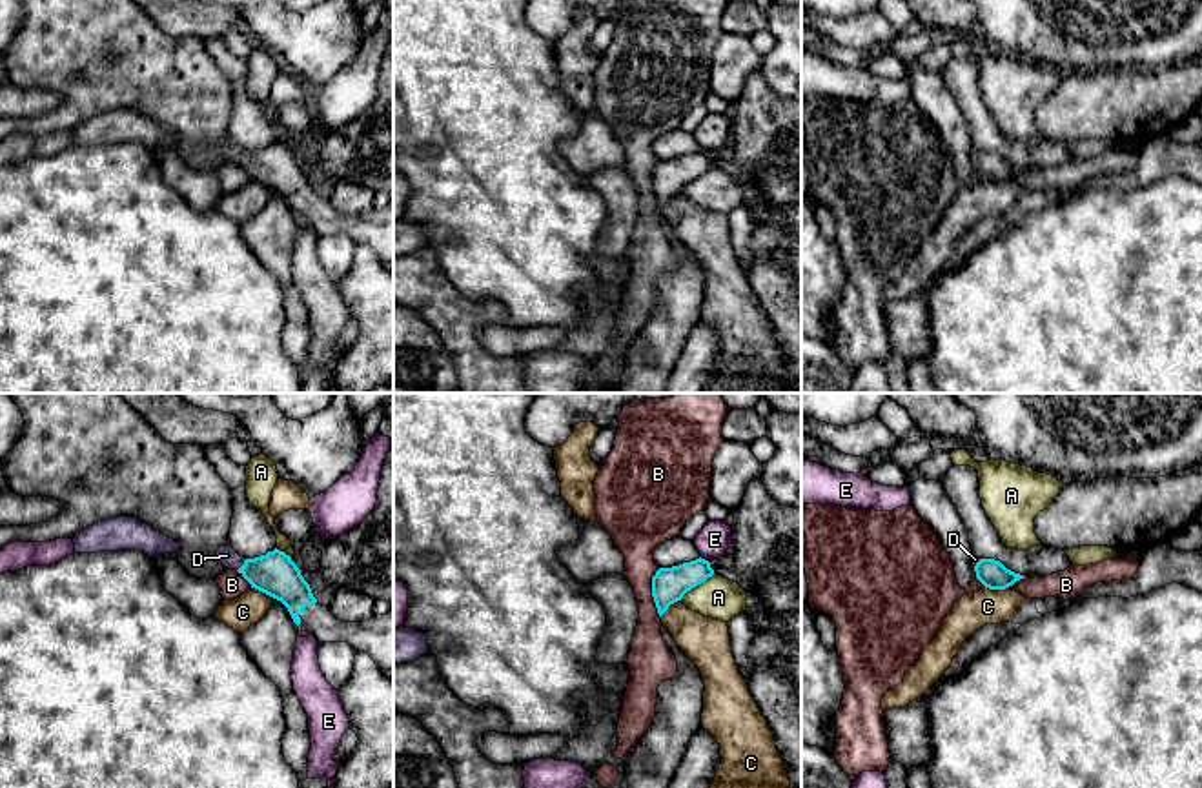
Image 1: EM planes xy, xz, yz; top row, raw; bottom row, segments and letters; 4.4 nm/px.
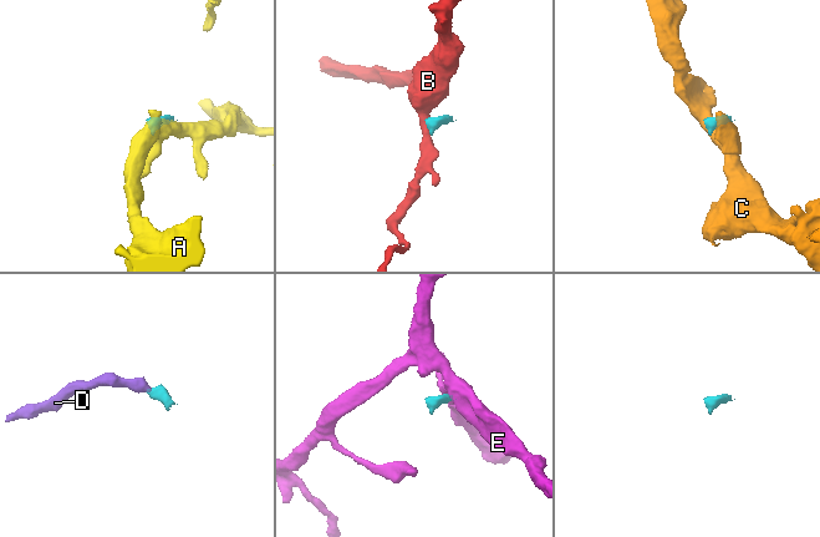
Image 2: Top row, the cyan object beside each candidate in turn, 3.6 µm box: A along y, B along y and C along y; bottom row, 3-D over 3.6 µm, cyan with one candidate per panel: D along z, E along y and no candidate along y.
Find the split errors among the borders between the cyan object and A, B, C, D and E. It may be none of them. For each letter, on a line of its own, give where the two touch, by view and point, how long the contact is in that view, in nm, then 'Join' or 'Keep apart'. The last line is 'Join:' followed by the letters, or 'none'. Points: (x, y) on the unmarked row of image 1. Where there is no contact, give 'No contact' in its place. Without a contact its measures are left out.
A: Touches cyan at xz (698, 175). Shared border 190 nm. Keep apart
B: Touches cyan at xz (652, 184). Shared border 220 nm. Keep apart
C: Touches cyan at xz (669, 197). Shared border 140 nm. Keep apart
D: Touches cyan at xy (243, 157). Shared border 70 nm. Join
E: Touches cyan at xz (703, 151). Shared border 40 nm. Keep apart
Join: D

